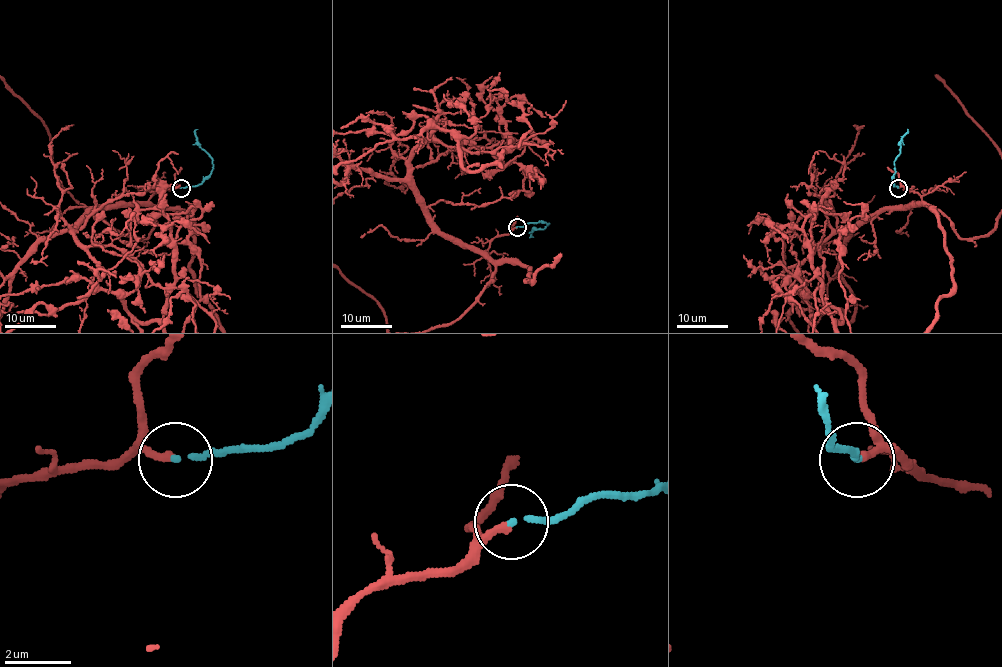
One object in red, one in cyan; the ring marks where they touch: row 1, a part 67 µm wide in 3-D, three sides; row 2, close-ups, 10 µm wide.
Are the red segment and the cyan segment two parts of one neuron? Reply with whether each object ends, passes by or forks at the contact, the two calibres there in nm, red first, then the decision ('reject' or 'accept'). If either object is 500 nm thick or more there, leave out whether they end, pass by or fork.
red ends | cyan ends | 220/170 nm | accept

